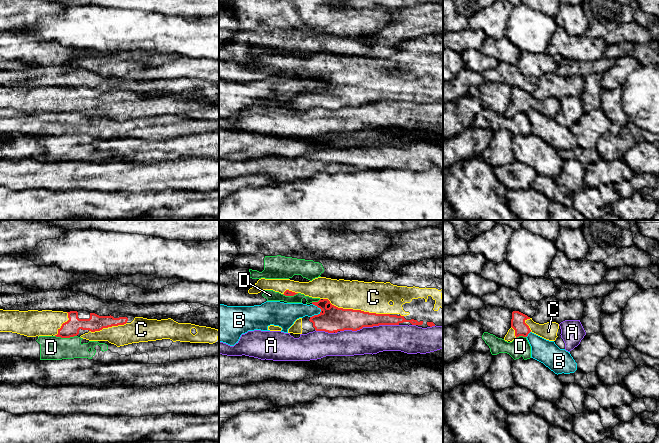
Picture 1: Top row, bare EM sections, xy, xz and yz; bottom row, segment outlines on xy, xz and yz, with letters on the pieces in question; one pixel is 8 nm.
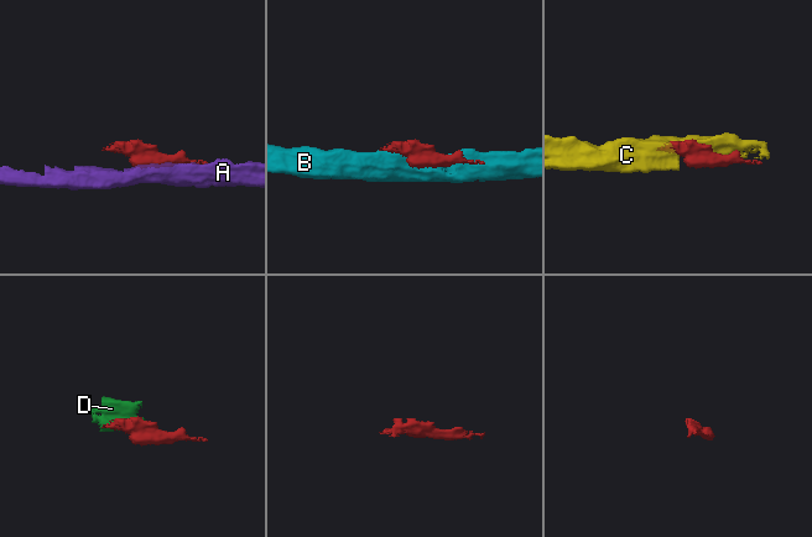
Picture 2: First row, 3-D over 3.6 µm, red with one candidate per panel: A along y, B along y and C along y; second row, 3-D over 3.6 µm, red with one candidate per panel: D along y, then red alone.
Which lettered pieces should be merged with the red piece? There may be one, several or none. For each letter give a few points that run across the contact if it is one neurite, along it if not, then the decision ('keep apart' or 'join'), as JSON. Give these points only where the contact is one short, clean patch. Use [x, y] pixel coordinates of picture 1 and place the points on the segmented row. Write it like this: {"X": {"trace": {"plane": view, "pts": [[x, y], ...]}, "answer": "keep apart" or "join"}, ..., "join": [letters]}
{"A": {"answer": "keep apart"}, "B": {"answer": "keep apart"}, "C": {"answer": "join"}, "D": {"trace": {"plane": "xy", "pts": [[55, 335], [61, 337], [76, 336]]}, "answer": "keep apart"}, "join": ["C"]}

